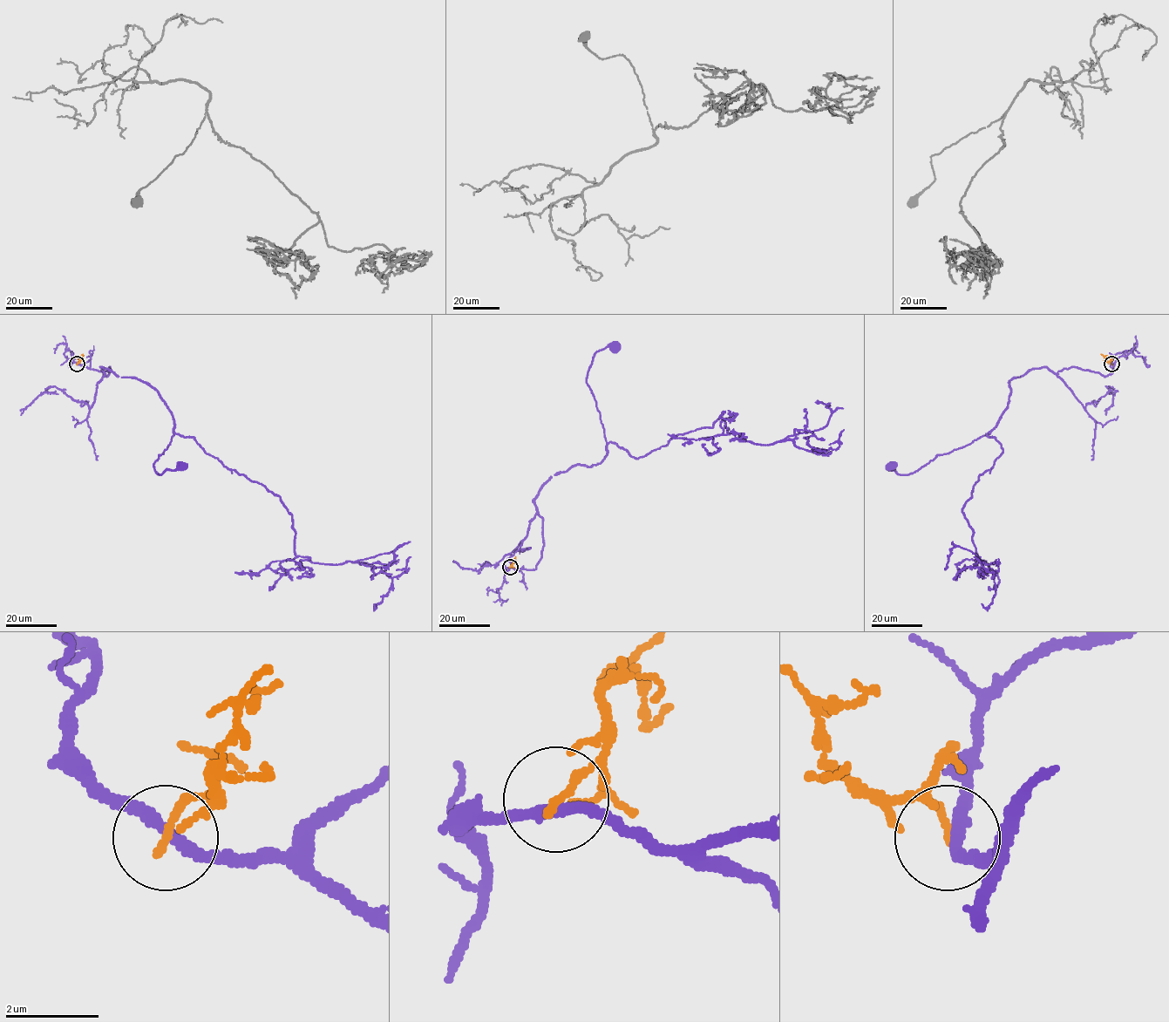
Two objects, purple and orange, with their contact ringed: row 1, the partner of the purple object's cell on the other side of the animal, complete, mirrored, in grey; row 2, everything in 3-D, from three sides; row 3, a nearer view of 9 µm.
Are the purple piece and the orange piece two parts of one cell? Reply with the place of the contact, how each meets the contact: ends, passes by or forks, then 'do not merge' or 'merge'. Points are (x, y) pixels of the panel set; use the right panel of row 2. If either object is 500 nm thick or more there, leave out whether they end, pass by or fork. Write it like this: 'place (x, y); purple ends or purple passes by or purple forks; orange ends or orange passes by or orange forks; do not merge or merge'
place (1111, 364); purple passes by; orange ends; do not merge

